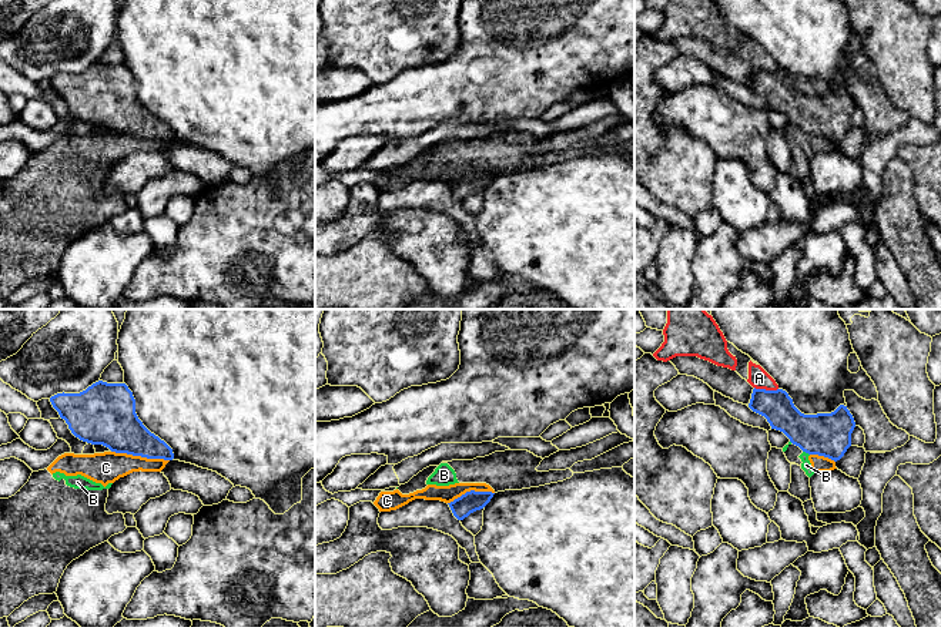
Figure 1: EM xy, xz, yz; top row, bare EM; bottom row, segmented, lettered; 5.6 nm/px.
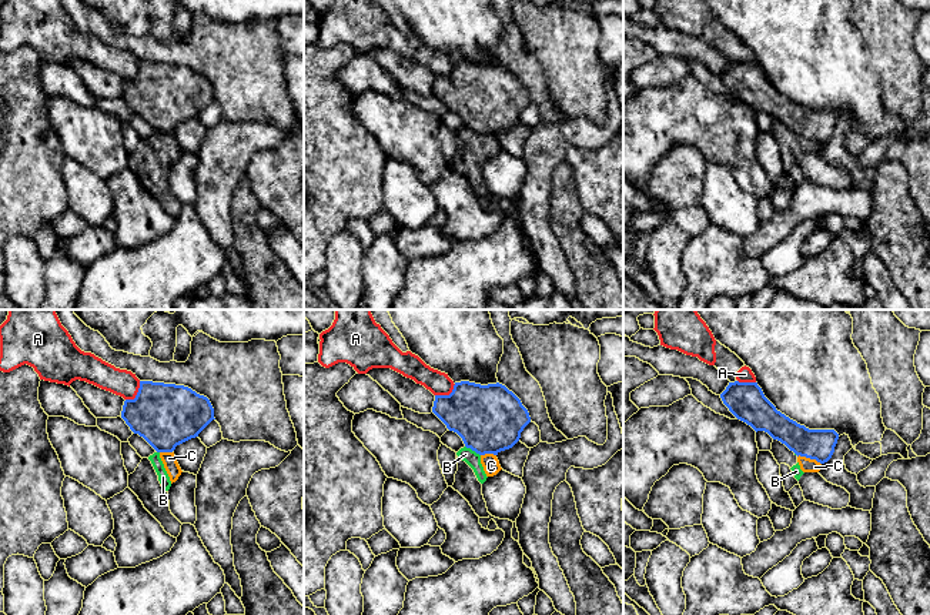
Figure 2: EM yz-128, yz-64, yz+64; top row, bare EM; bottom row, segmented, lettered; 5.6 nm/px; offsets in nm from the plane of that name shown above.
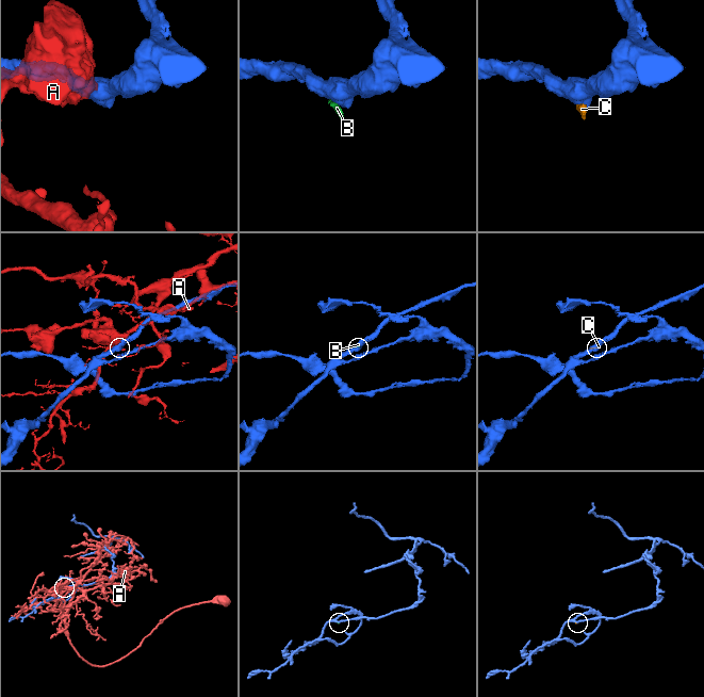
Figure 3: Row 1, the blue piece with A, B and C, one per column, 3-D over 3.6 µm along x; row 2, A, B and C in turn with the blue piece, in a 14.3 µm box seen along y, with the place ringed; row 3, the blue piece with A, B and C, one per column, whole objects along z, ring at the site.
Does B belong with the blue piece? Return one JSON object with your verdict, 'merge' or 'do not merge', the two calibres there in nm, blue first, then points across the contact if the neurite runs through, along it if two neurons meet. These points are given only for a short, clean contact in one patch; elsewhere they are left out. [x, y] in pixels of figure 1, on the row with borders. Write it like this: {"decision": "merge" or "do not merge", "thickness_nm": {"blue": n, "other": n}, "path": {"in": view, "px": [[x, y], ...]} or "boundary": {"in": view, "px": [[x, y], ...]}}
{"decision": "do not merge", "thickness_nm": {"blue": 240, "other": 60}, "boundary": {"in": "yz", "px": [[803, 451], [809, 455]]}}

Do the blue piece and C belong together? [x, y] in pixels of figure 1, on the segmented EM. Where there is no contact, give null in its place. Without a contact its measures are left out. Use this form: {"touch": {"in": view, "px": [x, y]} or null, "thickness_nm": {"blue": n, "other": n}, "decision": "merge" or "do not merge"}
{"touch": {"in": "xy", "px": [140, 455]}, "thickness_nm": {"blue": 280, "other": 180}, "decision": "do not merge"}

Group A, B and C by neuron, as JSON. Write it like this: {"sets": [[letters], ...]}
{"sets": [["A"], ["B", "C"]]}

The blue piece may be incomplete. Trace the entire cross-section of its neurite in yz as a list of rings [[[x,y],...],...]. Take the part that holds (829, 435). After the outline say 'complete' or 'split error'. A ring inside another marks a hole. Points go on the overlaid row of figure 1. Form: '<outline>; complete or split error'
[[[753,389],[749,408],[764,416],[771,429],[783,432],[808,455],[840,460],[851,446],[855,422],[847,406],[831,413],[804,415],[783,389]]]; complete

